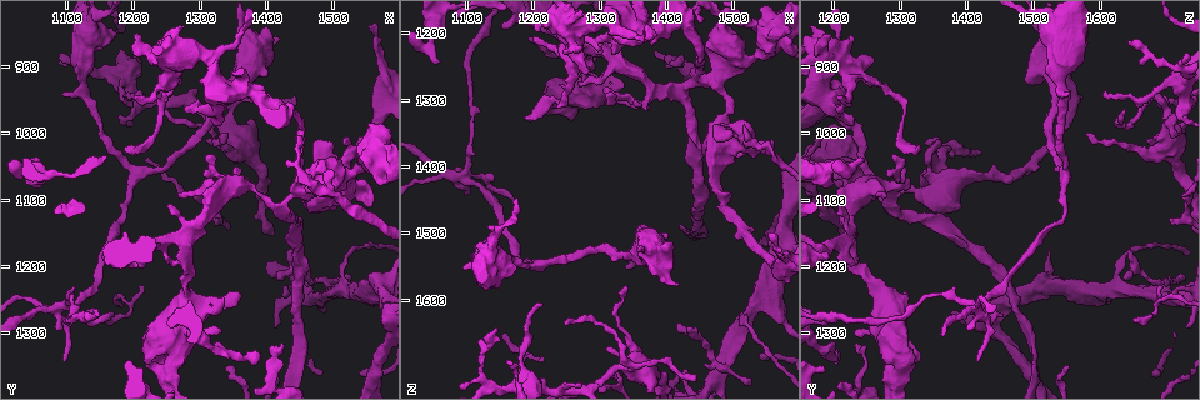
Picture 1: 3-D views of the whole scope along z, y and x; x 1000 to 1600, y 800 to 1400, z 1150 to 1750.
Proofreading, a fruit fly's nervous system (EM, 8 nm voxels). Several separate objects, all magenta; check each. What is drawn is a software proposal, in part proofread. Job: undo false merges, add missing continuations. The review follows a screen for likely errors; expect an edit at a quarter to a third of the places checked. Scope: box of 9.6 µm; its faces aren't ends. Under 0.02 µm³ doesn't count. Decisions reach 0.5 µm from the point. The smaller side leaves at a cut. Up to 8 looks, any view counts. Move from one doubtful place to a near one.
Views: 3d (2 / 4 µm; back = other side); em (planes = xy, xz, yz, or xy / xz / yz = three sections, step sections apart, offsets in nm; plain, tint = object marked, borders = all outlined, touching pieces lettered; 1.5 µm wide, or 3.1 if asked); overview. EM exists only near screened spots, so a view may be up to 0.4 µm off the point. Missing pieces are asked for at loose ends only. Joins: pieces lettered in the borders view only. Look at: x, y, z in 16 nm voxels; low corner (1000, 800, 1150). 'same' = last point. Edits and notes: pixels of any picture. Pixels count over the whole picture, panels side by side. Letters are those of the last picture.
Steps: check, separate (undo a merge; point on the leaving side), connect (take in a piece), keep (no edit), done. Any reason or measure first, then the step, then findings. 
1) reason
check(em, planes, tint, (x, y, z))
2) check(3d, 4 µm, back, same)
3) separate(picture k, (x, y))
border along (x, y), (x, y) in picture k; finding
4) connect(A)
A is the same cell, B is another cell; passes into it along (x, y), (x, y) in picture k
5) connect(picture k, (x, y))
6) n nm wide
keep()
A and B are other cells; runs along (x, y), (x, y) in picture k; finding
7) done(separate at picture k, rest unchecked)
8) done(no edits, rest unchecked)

sharp bend
check(3d, 4 µm, (1200, 970, 1725))

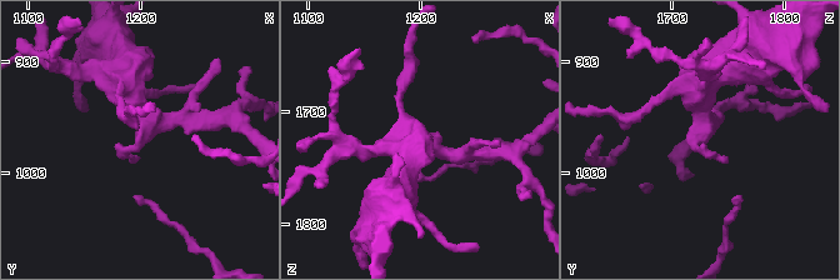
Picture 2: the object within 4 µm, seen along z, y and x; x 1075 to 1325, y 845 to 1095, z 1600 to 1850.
need the tissue
check(em, xy, step 4, tint, (1200, 970, 1722))

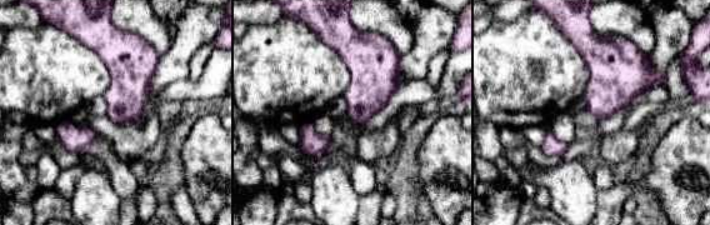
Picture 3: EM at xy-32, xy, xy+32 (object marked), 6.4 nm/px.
cut it another way
check(em, planes, borders, same)

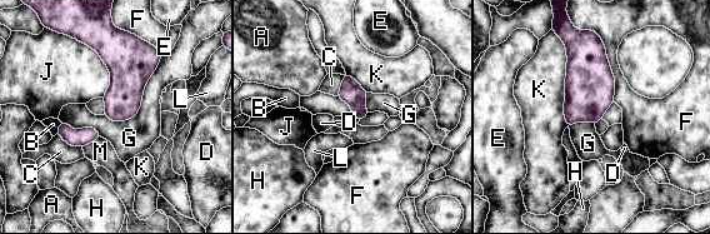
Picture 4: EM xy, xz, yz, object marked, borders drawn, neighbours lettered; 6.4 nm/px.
K touches over 650 nm
keep()
A, B, C, D, E, F, G, H, J, K, L and M are other cells; border along (56, 134), (69, 144), (81, 147) in picture 4; continuous, no second neuron

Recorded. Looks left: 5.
thick end
check(em, yz, step 8, tint, (1415, 855, 1580))

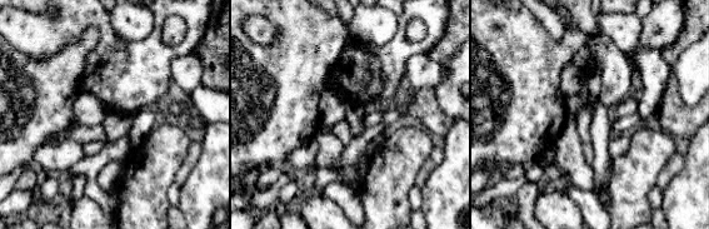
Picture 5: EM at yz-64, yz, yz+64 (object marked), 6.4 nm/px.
another direction
check(em, planes, tint, same)

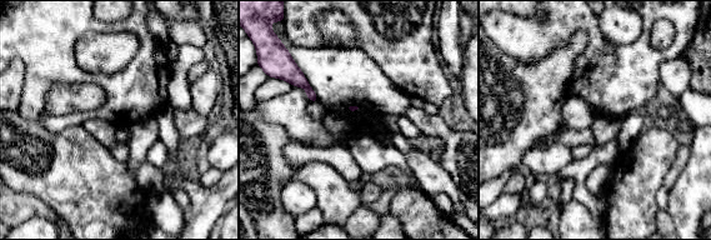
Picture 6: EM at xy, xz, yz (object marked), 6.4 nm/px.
check(em, planes, borders, same)

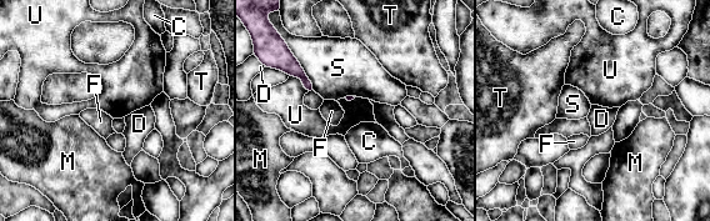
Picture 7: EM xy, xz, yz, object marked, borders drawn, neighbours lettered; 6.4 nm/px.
S touches over 300 nm
keep()
C, D, F, M, S, T and U are other cells; border along (289, 75), (300, 78), (308, 91) in picture 7; no lettered piece goes on from it

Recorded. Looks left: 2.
thin end
check(3d, 4 µm, (1275, 1100, 1280))

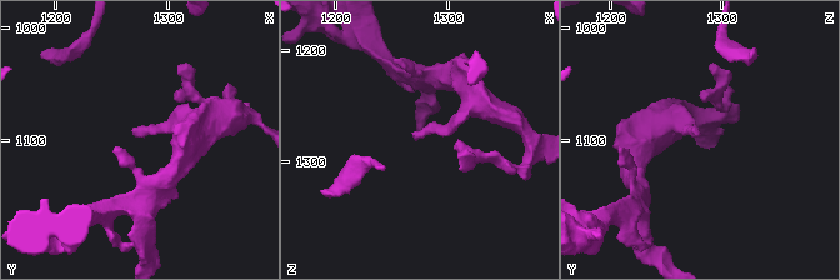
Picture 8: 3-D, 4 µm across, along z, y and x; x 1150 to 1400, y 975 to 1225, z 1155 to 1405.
shape alone is not enough
check(em, planes, borders, (1270, 1094, 1282))

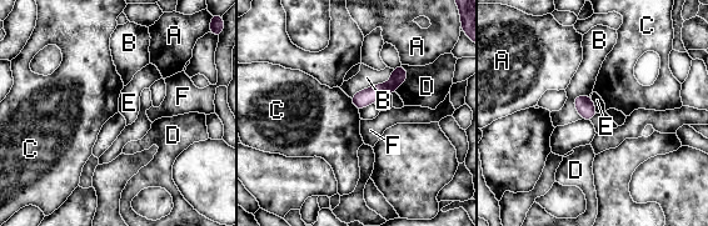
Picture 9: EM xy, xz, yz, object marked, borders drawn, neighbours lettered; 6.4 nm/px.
110 nm wide; B touches over 340 nm
keep()
A, B, C, D, E and F are other cells; no lettered piece goes on from it

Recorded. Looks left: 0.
done(no edits, rest unchecked)

